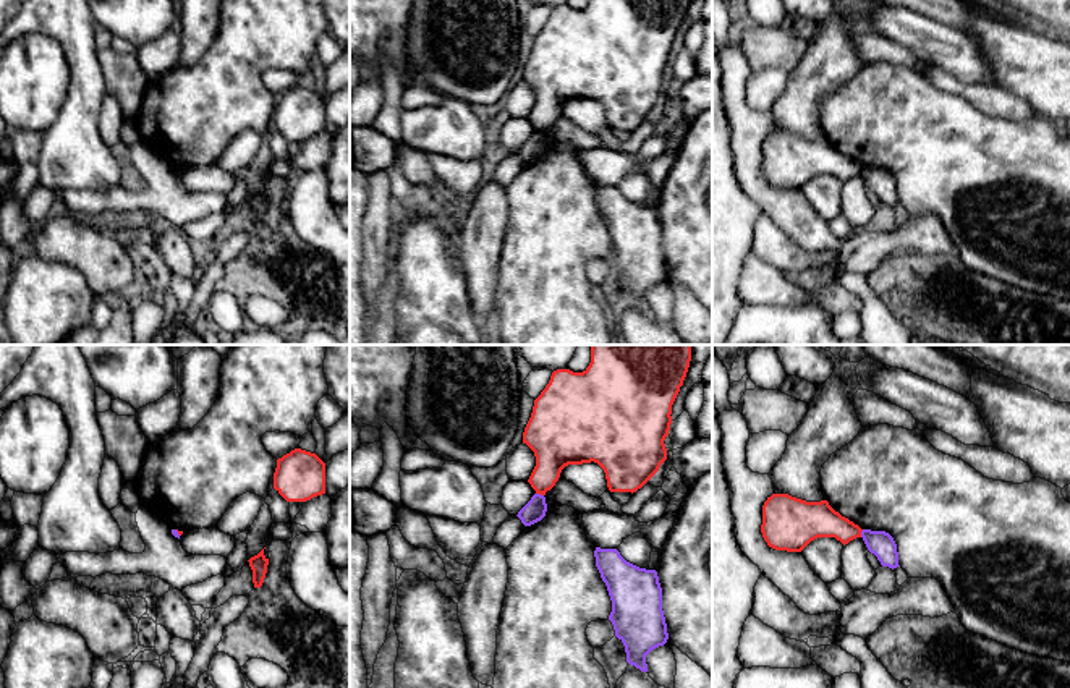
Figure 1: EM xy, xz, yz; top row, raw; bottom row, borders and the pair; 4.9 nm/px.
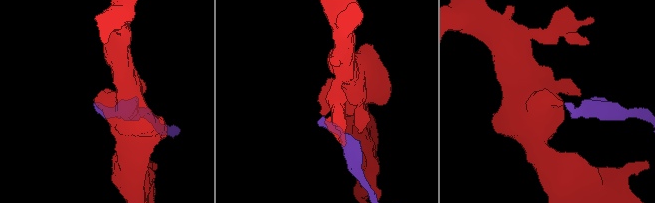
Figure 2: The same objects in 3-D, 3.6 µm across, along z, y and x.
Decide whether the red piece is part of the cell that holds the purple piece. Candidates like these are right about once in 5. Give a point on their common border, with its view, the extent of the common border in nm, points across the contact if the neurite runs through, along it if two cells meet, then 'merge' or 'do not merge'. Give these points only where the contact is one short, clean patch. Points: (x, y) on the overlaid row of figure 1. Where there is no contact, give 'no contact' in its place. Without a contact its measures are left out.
xz (539, 494) | 40 nm | along xz (536, 492), (543, 496) | do not merge

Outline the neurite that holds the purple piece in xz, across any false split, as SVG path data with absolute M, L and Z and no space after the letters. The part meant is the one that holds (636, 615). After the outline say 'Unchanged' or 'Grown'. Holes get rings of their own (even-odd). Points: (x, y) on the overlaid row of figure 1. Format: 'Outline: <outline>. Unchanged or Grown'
Outline: M596 547L594 557L612 601L609 620L625 646L626 662L648 672L646 656L669 639L657 571L626 562L617 549Z. Unchanged

